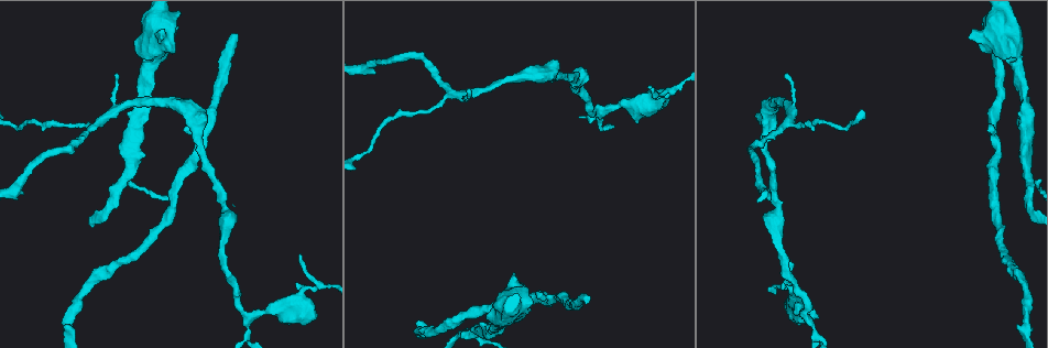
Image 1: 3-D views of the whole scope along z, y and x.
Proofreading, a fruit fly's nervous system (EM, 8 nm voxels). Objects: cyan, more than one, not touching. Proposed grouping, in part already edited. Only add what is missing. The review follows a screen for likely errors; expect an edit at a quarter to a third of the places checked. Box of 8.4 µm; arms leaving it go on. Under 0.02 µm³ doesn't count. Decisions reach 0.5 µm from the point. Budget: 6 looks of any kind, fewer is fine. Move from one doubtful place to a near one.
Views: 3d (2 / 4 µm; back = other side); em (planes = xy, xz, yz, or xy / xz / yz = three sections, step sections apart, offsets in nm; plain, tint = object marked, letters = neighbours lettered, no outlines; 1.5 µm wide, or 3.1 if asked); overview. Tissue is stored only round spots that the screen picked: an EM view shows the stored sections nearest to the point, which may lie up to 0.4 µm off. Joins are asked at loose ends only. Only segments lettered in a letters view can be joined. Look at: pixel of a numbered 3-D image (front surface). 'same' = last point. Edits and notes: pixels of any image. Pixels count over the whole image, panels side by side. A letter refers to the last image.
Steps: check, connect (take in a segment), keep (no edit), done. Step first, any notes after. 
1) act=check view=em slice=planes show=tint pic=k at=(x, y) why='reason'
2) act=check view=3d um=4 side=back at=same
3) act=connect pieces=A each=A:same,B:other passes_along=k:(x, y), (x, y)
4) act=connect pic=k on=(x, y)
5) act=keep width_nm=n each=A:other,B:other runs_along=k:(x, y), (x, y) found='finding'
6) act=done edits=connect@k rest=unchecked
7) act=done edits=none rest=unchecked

act=check view=3d um=2 pic=1 at=(987, 128) why='an open end'

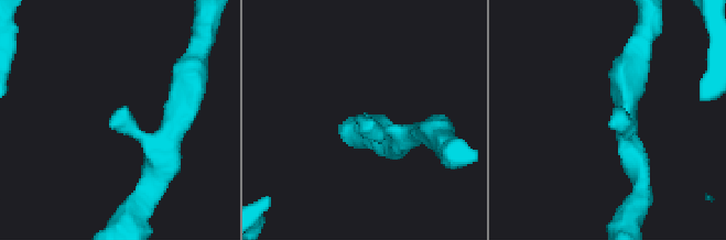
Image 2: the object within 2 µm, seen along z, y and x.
act=check view=em slice=xz step=4 show=tint pic=2 at=(356, 119) arm_widths_nm=190,200

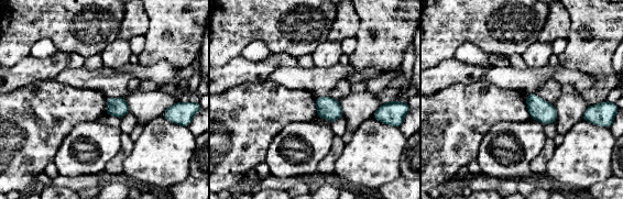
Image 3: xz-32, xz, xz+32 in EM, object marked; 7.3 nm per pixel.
act=check view=em slice=planes show=letters at=same

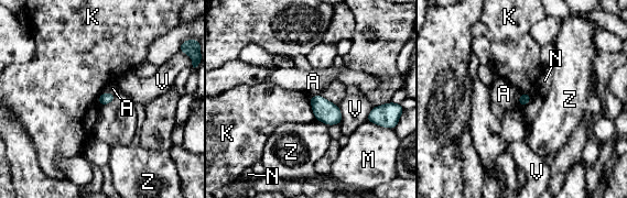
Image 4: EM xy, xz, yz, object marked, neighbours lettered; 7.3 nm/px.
act=keep each=A:other,K:other,M:other,N:other,V:other,Z:other border=4:(310, 97), (315, 119) found='none of them fits'

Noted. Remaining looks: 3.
act=check view=3d um=2 pic=1 at=(969, 35)

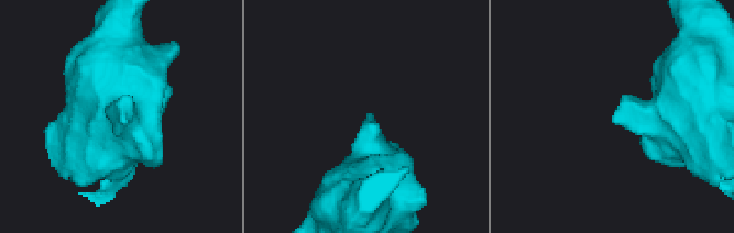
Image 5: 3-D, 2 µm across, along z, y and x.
act=check view=em slice=planes show=plain pic=5 at=(612, 118) why='shape alone is not enough'

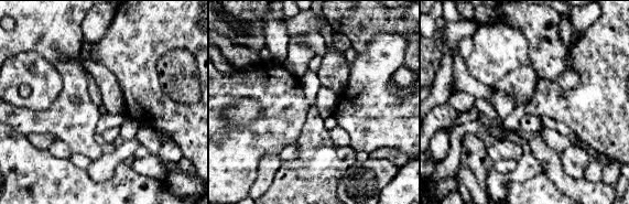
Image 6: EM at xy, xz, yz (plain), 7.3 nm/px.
act=check view=em slice=planes show=letters at=same

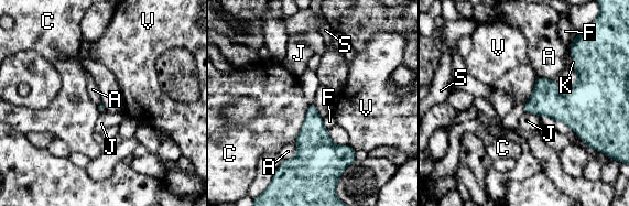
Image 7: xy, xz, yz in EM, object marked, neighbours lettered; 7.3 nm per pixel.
act=keep each=A:other,C:other,F:other,J:other,K:other,S:other,V:other border=7:(295, 141), (295, 154), (281, 161) found='no lettered segment goes on from it'

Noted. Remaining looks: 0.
act=done edits=none rest=unchecked

